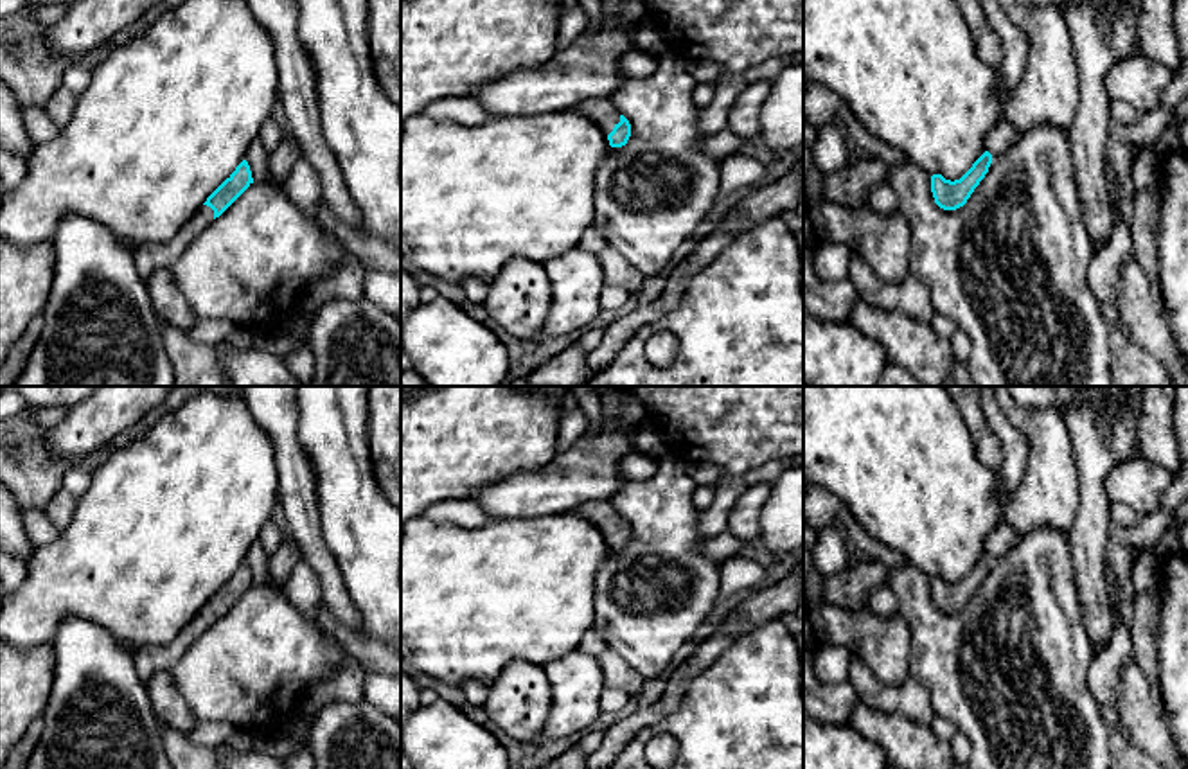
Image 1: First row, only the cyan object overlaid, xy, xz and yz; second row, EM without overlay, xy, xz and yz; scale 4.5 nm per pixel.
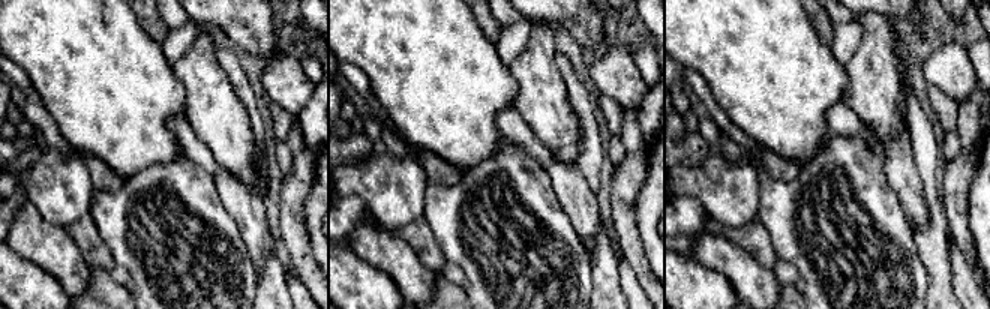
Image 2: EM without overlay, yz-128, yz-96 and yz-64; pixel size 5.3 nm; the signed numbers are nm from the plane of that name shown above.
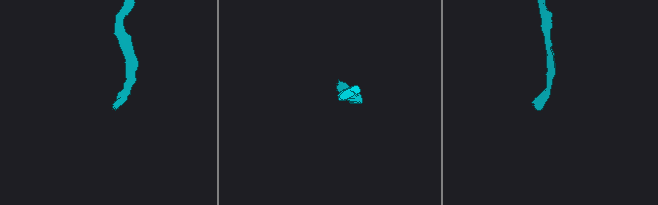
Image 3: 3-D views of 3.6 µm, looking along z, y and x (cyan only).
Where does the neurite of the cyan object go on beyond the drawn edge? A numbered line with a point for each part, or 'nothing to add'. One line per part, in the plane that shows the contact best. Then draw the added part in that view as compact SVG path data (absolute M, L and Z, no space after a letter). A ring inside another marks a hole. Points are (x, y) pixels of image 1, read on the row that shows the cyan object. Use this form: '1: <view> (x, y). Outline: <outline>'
1: xz (601, 112). Outline: M588 99L577 108L577 111L593 120L606 137L620 122L620 113L609 99Z

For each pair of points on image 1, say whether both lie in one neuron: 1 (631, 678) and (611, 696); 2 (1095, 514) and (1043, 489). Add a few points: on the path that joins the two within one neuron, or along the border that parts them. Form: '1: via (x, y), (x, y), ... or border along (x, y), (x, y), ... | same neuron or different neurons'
1: border along (604, 685), (624, 690), (629, 696) | different neurons
2: border along (1077, 464), (1081, 505), (1068, 534) | different neurons

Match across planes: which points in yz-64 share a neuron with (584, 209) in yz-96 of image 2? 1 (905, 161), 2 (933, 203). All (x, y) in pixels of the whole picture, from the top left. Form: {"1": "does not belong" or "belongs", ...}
{"1": "belongs", "2": "does not belong"}

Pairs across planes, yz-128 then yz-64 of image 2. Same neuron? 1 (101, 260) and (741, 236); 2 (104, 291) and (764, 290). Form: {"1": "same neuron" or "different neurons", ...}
{"1": "same neuron", "2": "different neurons"}

